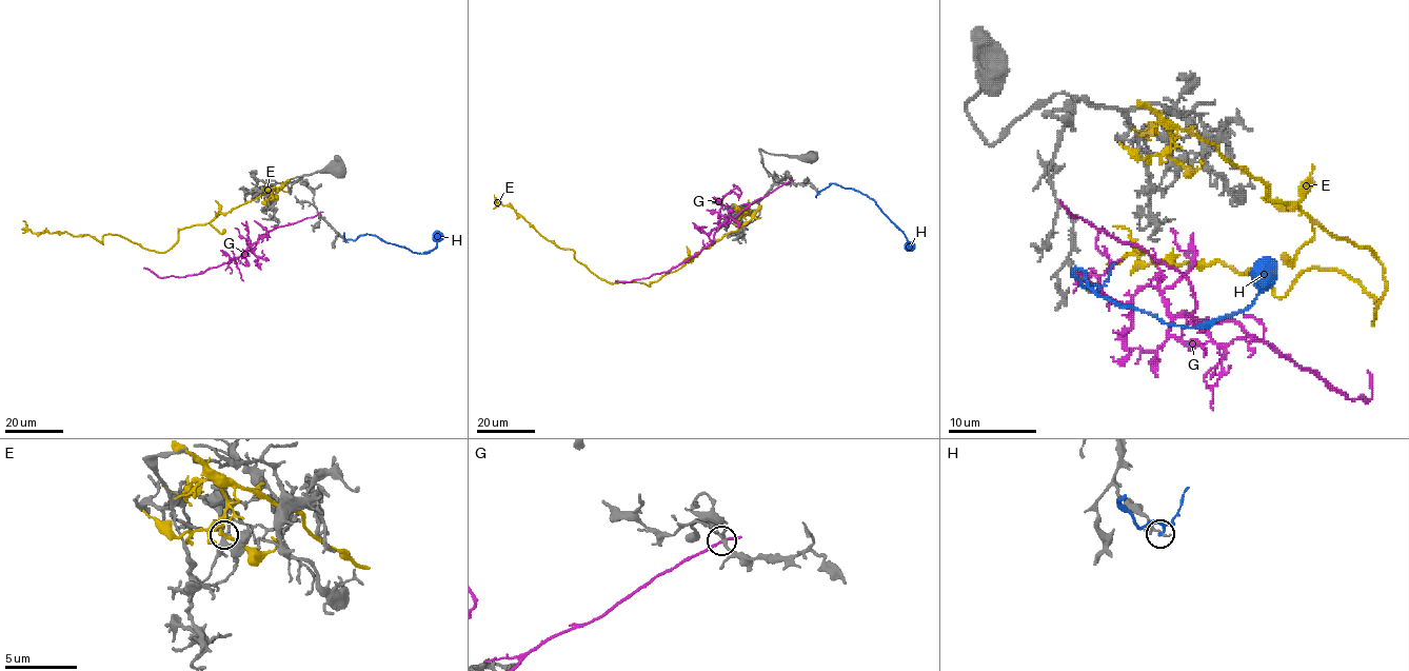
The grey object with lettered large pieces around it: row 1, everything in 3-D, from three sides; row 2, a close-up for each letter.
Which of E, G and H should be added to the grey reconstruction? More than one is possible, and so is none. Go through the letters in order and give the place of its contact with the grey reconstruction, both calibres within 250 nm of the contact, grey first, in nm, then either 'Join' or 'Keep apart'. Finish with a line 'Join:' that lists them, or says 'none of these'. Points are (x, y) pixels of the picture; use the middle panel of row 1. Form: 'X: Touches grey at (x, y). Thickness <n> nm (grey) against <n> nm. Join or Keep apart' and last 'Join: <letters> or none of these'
E: Touches grey at (740, 216). Thickness 320 nm (grey) against 200 nm. Keep apart
G: Touches grey at (790, 180). Thickness 190 nm (grey) against 170 nm. Keep apart
H: Touches grey at (818, 192). Thickness 150 nm (grey) against 170 nm. Keep apart
Join: none of these

